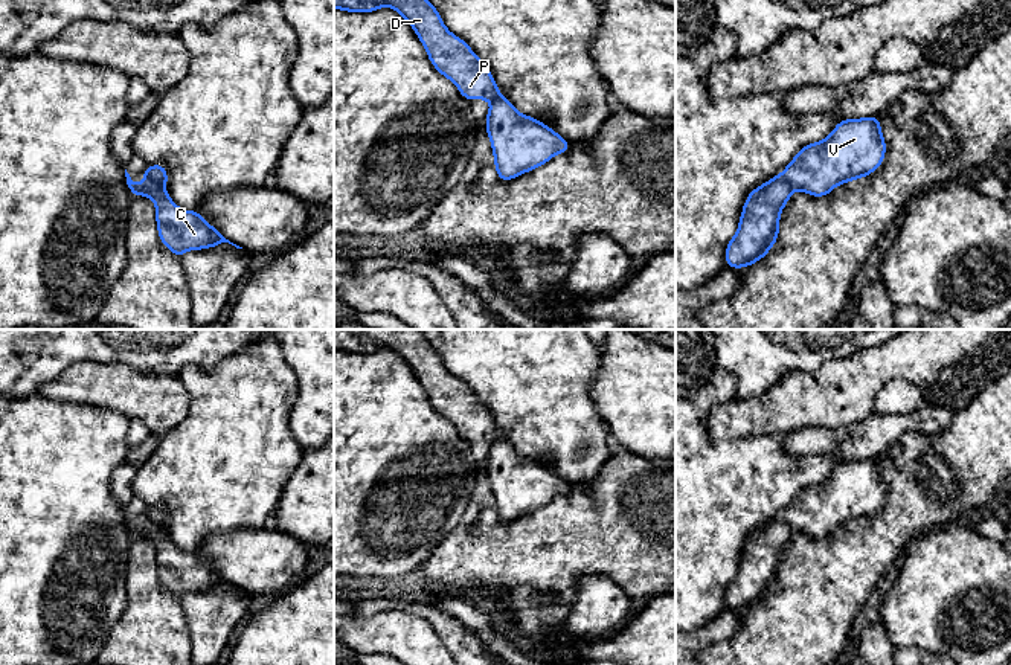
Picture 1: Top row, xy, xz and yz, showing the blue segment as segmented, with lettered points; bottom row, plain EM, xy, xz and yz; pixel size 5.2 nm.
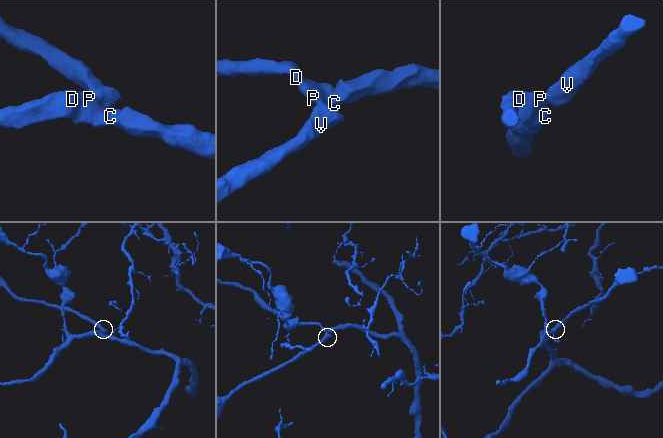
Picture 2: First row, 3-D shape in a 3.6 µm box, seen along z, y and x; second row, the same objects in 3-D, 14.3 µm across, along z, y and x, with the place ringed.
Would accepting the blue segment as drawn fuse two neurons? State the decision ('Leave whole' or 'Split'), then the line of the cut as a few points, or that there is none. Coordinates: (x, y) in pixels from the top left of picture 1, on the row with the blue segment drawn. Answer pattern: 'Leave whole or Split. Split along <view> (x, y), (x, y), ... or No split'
Split. Split along xy (145, 171), (163, 188)

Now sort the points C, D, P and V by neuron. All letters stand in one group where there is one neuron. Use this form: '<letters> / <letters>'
C D P / V

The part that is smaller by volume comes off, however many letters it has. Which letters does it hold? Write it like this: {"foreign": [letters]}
{"foreign": ["V"]}

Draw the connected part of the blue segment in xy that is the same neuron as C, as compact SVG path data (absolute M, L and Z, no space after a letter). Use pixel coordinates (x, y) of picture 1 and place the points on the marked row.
M127 169L125 177L131 195L148 197L154 201L159 238L178 258L189 250L210 249L223 243L242 249L226 239L197 210L180 209L165 188L149 178L146 171L142 185L133 182Z

